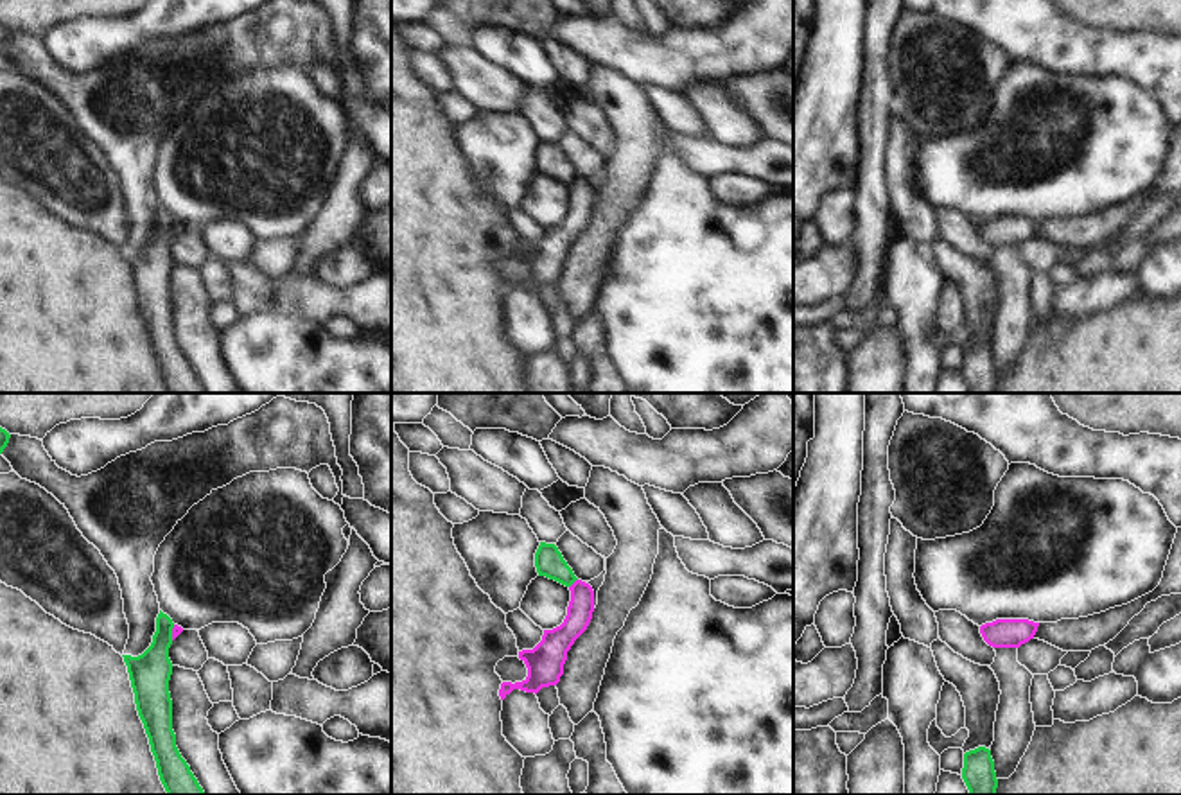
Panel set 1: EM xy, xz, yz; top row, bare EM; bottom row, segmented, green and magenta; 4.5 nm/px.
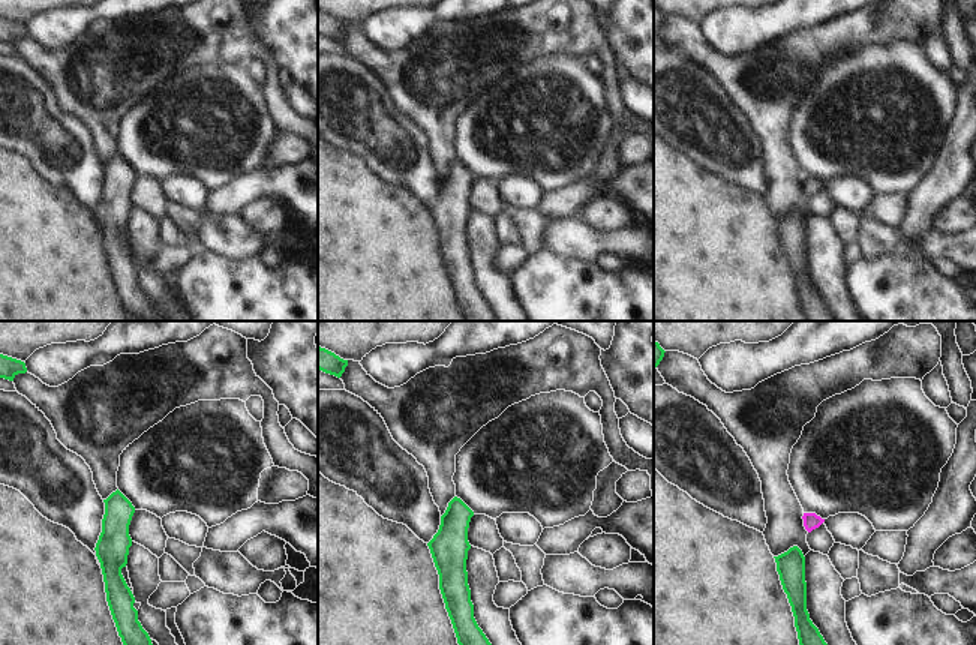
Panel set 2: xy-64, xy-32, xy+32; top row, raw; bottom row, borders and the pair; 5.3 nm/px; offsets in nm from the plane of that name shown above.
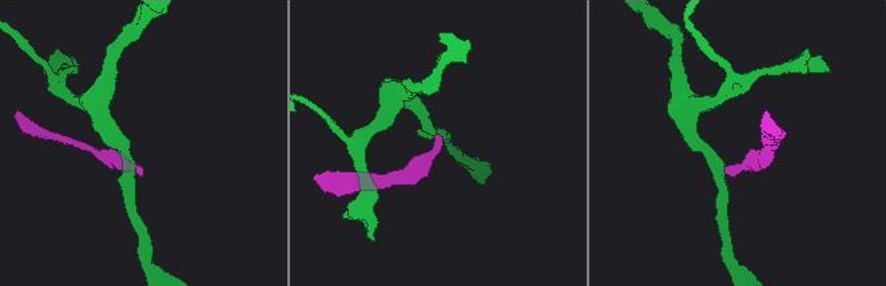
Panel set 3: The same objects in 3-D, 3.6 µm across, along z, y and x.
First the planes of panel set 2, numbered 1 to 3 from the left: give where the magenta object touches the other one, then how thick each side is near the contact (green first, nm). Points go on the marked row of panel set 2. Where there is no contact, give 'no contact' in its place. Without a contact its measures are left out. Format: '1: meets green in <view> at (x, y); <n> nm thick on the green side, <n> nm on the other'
1: no contact
2: no contact
3: no contact

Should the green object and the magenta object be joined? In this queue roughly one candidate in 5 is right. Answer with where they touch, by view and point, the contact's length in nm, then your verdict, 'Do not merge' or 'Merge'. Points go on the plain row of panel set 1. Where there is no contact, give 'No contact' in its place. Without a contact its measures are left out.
Touches green at xz (573, 180). Shared border 60 nm. Do not merge.

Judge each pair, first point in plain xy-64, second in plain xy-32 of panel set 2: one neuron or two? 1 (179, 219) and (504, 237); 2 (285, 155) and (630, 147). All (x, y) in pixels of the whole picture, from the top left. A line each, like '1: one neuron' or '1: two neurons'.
1: two neurons
2: one neuron

